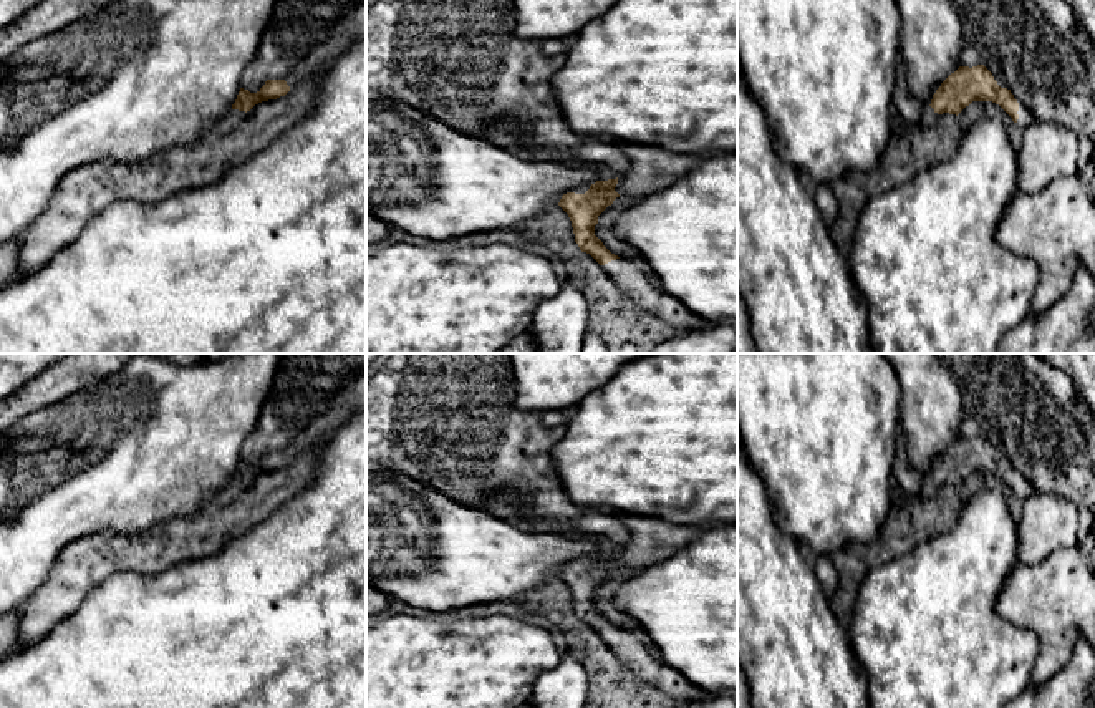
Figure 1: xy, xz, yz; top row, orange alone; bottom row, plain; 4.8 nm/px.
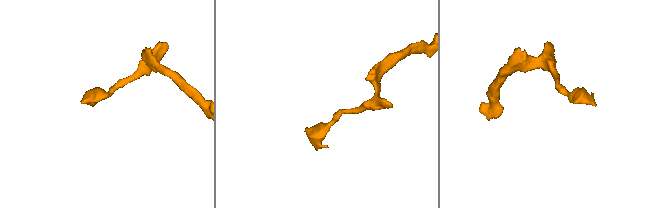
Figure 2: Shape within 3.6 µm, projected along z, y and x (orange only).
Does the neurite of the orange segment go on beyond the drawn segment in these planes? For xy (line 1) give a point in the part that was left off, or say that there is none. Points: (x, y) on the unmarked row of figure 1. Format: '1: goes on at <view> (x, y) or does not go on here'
1: goes on at xy (226, 494)

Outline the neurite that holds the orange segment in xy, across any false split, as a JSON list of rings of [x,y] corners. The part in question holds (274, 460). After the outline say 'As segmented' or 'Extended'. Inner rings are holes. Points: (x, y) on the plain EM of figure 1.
[[[267,451],[265,456],[257,463],[250,464],[248,461],[240,459],[232,481],[219,489],[219,492],[212,497],[212,502],[202,512],[217,512],[227,504],[230,504],[244,489],[247,483],[250,483],[255,476],[268,471],[277,471],[285,468],[290,463],[290,458],[285,451]]]. Extended

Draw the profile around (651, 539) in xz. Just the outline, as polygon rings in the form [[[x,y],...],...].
[[[625,514],[630,539],[618,547],[620,567],[646,569],[669,559],[709,526],[678,526],[664,519]]]

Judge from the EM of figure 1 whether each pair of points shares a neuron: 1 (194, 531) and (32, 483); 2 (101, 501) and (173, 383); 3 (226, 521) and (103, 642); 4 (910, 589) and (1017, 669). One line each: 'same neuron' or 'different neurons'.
1: different neurons
2: same neuron
3: different neurons
4: same neuron

